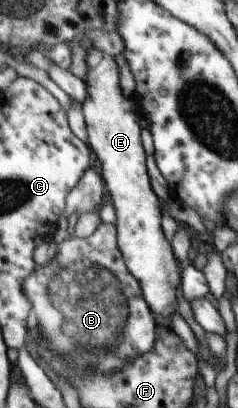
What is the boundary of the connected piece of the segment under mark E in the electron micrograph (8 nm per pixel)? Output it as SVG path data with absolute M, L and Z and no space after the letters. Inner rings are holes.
M93 48L88 52L87 63L89 73L86 82L89 97L82 103L82 107L89 135L88 143L100 162L101 171L106 179L110 199L117 215L119 247L122 248L127 267L130 268L129 273L133 274L142 284L147 303L151 303L150 310L154 312L154 320L160 323L160 327L166 327L167 324L161 324L161 321L173 311L175 287L179 283L179 273L177 273L177 265L175 265L171 247L161 233L159 203L157 203L157 197L153 195L153 191L149 187L149 179L147 179L147 156L145 156L145 149L141 143L140 117L143 115L136 99L130 99L123 93L122 74L116 56Z

